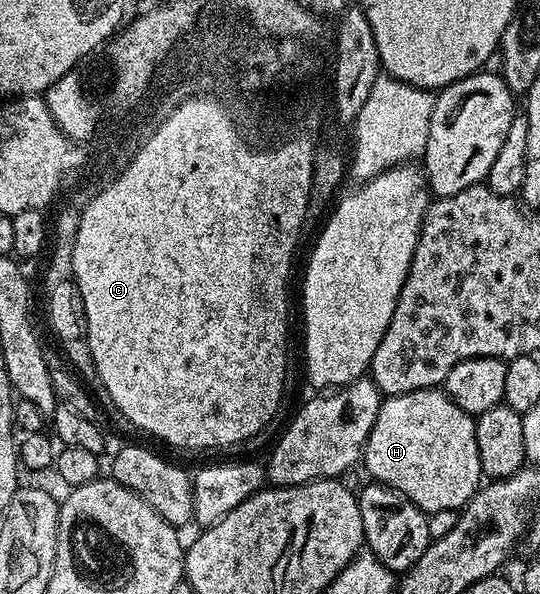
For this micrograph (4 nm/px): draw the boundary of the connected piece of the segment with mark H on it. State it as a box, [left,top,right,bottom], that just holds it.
[361,388,483,514]

